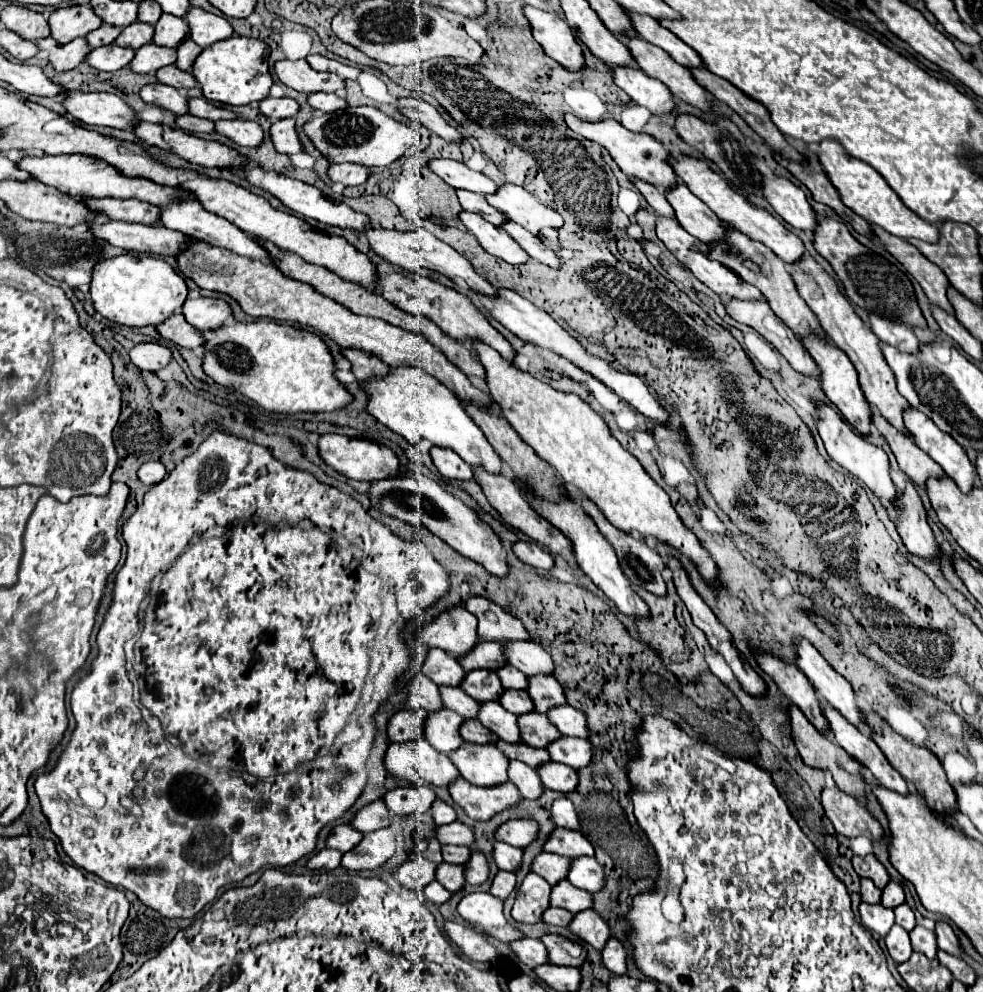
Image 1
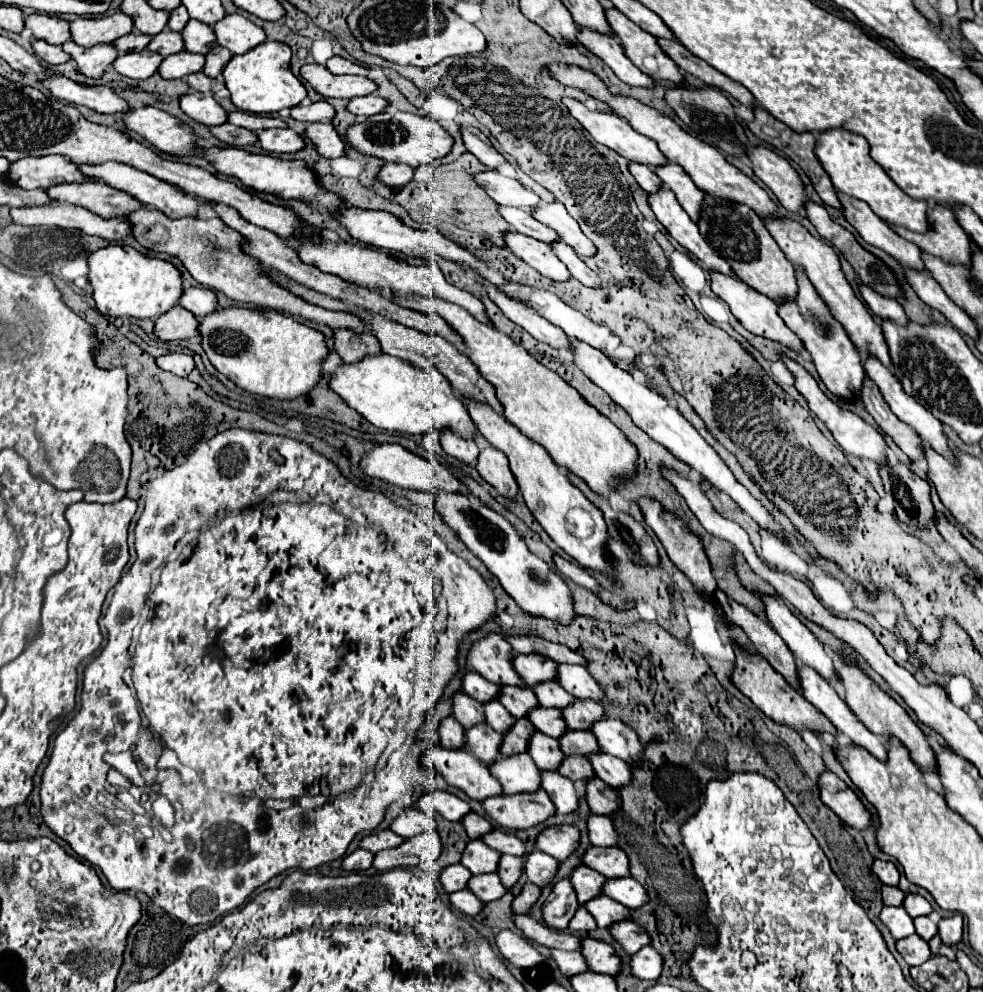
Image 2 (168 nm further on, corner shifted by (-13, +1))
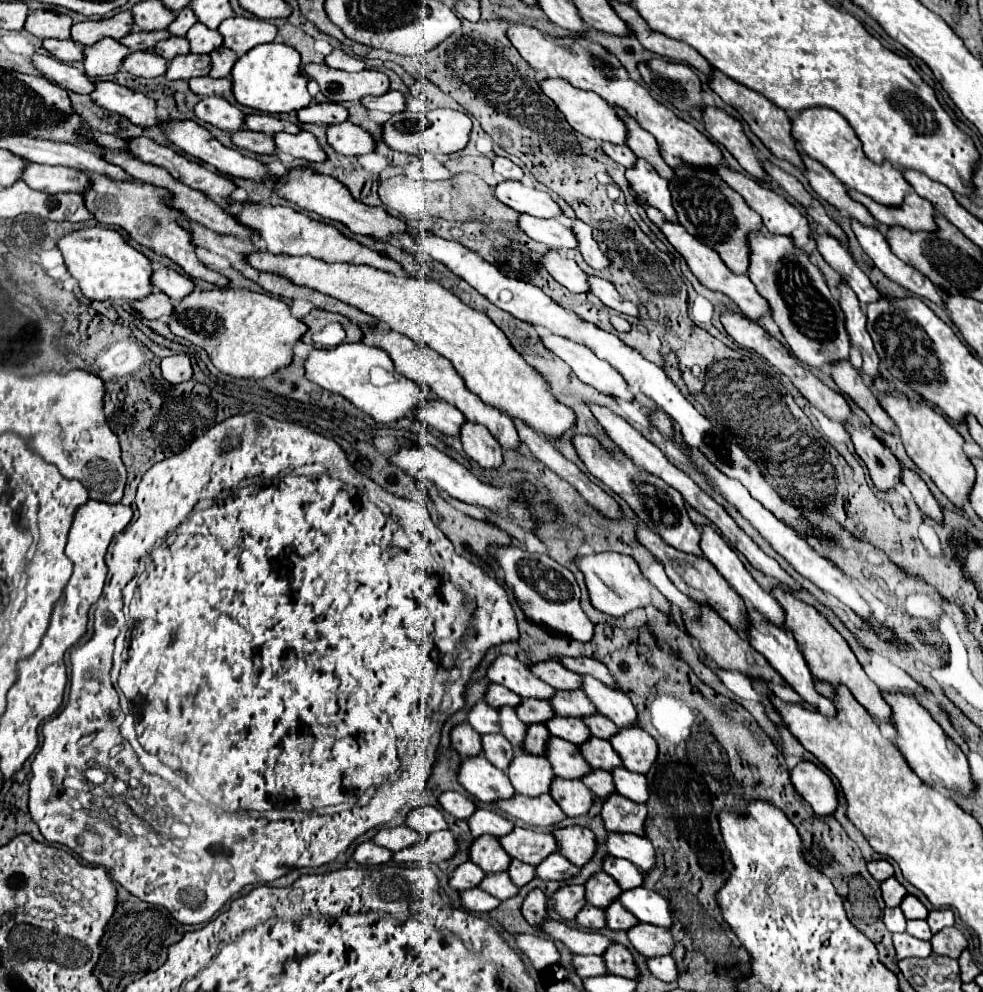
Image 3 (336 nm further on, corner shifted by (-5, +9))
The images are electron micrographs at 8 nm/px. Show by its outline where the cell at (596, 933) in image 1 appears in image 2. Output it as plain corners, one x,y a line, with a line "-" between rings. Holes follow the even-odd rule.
618,922
616,926
610,926
608,928
610,934
614,936
614,940
628,952
628,954
634,954
638,952
642,946
650,944
650,936
646,934
644,928
640,928
638,924
634,922

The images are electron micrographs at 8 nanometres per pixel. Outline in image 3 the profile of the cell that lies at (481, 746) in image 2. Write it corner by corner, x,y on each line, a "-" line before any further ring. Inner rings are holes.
486,734
482,736
482,746
484,746
484,756
500,770
508,770
508,762
514,758
514,748
512,744
502,736
502,734

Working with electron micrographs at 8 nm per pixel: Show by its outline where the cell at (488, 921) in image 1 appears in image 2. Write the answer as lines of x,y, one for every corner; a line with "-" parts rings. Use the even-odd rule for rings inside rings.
512,912
512,922
528,940
534,940
546,948
558,948
558,950
578,950
580,938
570,934
568,930
554,930
546,924
540,924
532,920
528,914
516,914

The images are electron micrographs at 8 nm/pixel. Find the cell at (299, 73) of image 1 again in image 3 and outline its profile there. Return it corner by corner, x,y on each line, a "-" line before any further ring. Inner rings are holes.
308,64
306,74
316,80
322,94
330,102
358,102
364,96
380,96
388,92
390,80
380,70
362,70
356,74
332,70
324,64

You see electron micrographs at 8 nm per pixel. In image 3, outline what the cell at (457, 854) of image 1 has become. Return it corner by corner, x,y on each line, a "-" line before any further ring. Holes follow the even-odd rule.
484,834
474,840
470,848
470,860
476,862
484,872
506,872
512,858
500,846
496,836

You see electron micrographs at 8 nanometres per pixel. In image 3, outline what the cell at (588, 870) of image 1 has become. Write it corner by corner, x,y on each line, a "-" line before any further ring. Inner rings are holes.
644,886
626,890
620,896
620,902
640,920
652,926
670,928
672,926
672,912
668,900

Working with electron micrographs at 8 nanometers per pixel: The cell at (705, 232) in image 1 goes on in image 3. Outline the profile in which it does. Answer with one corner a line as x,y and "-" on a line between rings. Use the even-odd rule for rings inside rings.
612,106
612,108
620,114
620,118
624,118
624,122
626,122
624,126
628,126
628,142
626,142
626,144
630,146
630,150
632,150
638,158
646,158
648,162
652,162
652,164
656,166
656,170
658,170
664,178
670,180
670,178
674,176
674,170
672,170
668,164
664,164
654,136
652,136
650,132
646,132
644,128
640,128
640,124
638,124
632,116
628,116
628,112
624,112
620,106

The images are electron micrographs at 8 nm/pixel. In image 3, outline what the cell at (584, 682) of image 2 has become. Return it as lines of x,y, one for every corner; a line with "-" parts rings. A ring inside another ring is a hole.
584,676
584,688
586,696
594,702
600,714
610,718
618,728
620,726
638,726
636,722
636,710
632,706
632,700
618,690
610,690
600,680
592,676

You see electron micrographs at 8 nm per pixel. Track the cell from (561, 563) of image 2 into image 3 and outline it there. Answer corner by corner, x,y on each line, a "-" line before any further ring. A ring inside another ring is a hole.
602,552
602,554
582,556
582,558
576,560
576,564
580,566
580,570
586,576
586,586
588,586
588,592
590,592
590,600
592,600
592,606
596,610
600,610
604,614
610,614
610,616
624,616
626,612
630,612
634,608
644,608
644,606
652,604
662,614
670,616
668,600
644,578
638,564
630,556
616,554
616,552

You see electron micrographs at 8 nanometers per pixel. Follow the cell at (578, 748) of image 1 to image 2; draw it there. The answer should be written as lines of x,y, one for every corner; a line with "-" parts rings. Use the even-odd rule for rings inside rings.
594,752
594,754
588,754
586,758
592,764
592,770
596,772
596,776
602,778
612,788
626,786
630,782
630,778
632,778
630,766
626,762
622,762
620,758
612,756
612,754

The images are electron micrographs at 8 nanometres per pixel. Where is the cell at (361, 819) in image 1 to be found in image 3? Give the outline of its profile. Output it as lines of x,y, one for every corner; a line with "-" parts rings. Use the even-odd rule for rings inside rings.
422,806
422,808
412,810
406,818
406,826
418,830
420,834
434,834
448,828
442,812
434,806

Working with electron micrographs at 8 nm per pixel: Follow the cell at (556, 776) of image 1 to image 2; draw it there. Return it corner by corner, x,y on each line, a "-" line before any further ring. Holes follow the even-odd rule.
598,776
586,780
586,800
594,814
612,814
618,808
618,794
614,788
604,784

